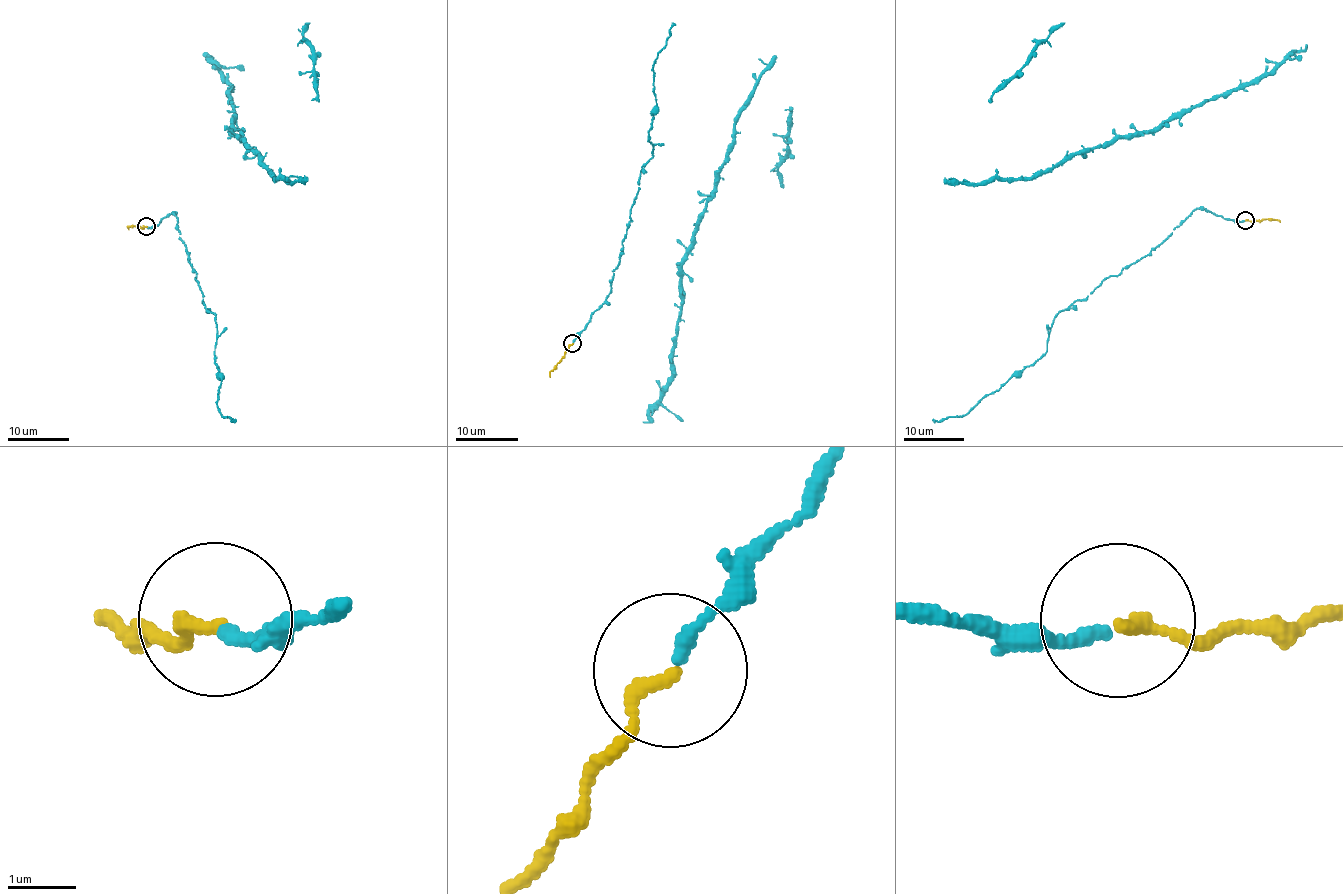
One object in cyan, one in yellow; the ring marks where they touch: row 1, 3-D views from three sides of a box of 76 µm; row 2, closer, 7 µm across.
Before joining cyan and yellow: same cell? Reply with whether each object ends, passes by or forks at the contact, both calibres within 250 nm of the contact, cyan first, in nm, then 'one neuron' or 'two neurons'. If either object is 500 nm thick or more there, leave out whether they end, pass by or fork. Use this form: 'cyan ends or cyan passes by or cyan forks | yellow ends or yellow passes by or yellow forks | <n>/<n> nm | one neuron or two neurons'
cyan ends | yellow ends | 170/200 nm | one neuron

